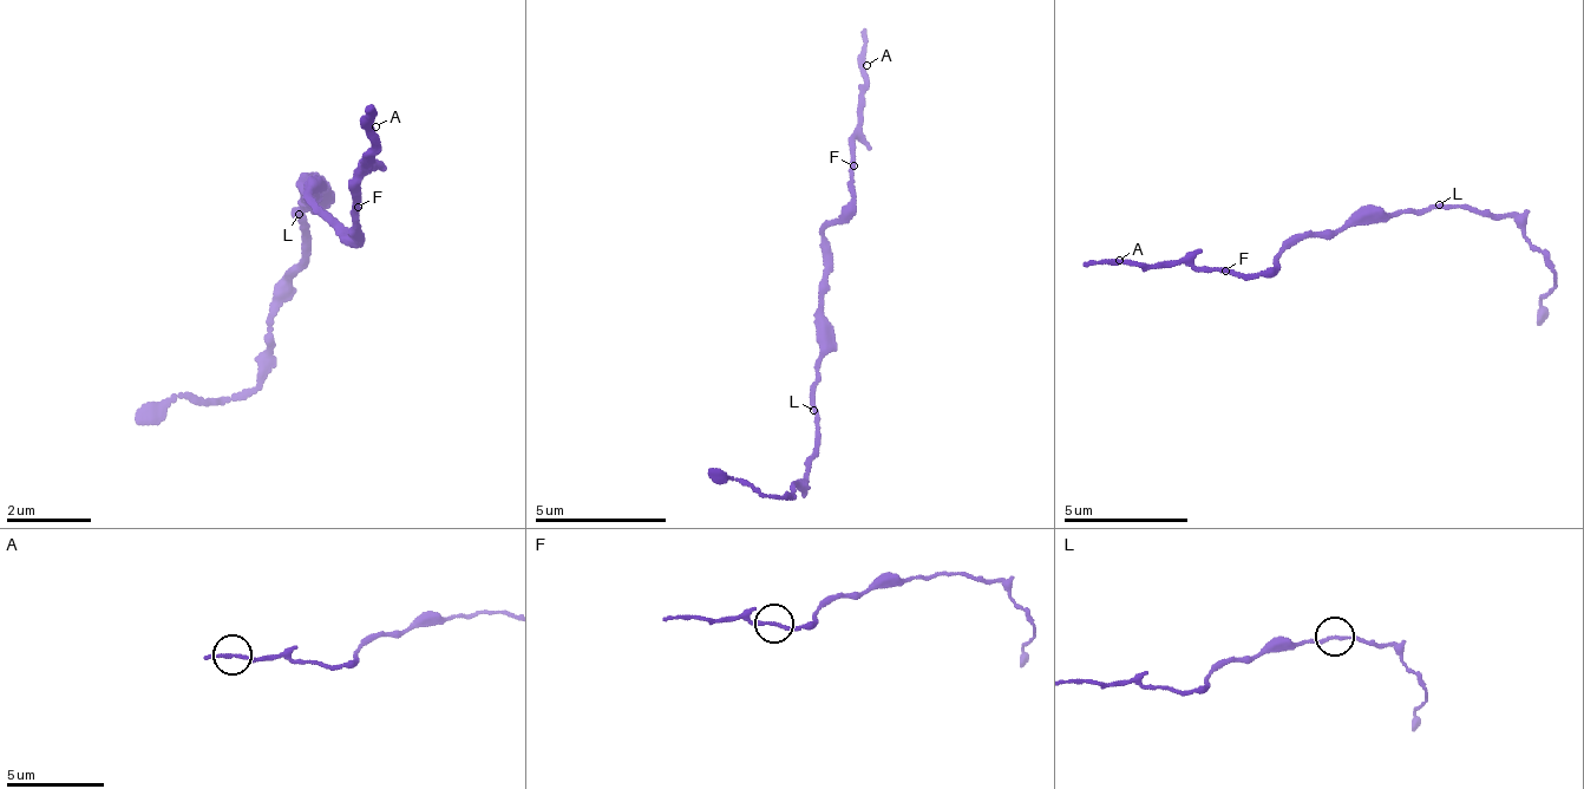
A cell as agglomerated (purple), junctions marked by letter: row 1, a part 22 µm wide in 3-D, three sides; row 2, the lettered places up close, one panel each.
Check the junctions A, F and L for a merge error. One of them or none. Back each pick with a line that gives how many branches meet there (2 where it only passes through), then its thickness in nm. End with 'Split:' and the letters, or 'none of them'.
Split: none of them

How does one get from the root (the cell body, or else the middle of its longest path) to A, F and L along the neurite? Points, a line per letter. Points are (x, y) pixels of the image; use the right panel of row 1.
A: (1350, 219), (1337, 229), (1301, 235), (1275, 268), (1256, 275), (1193, 271), (1188, 262), (1131, 266), (1119, 260)
F: (1350, 219), (1337, 229), (1301, 235), (1269, 272), (1231, 275), (1225, 271)
L: (1350, 219), (1425, 214), (1438, 202)

